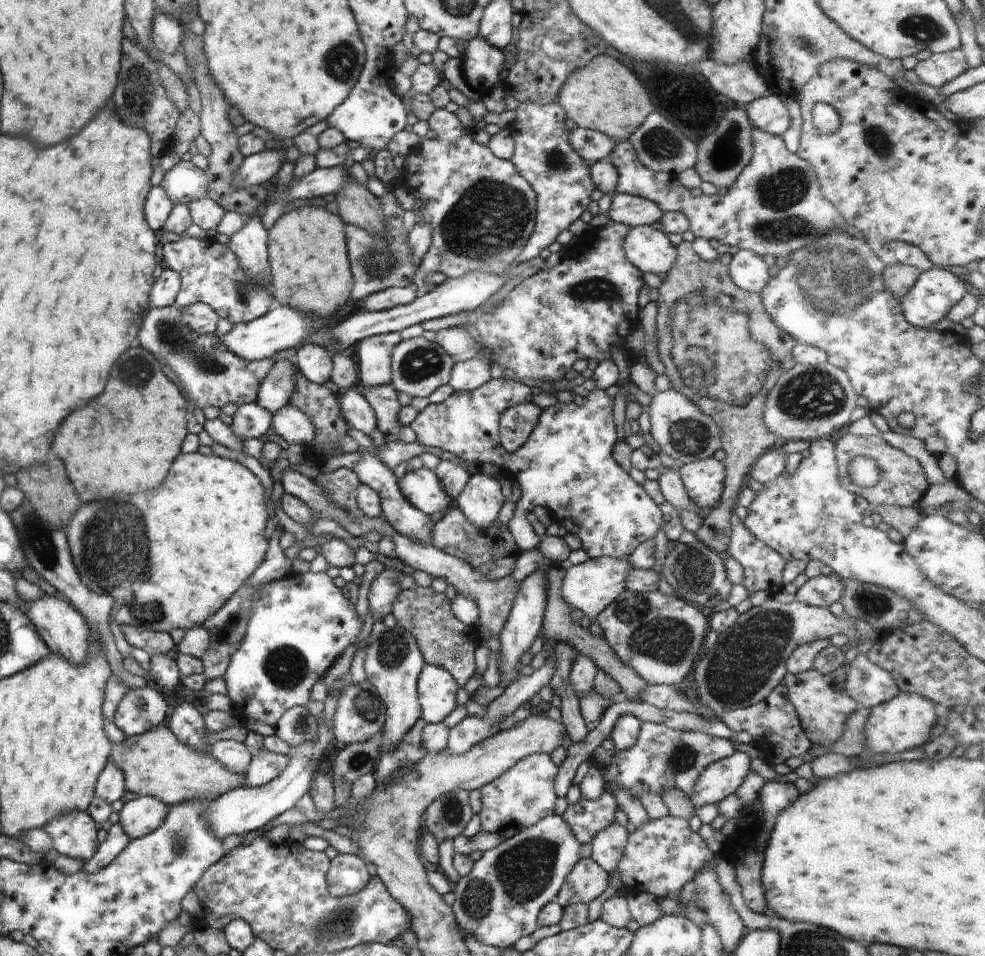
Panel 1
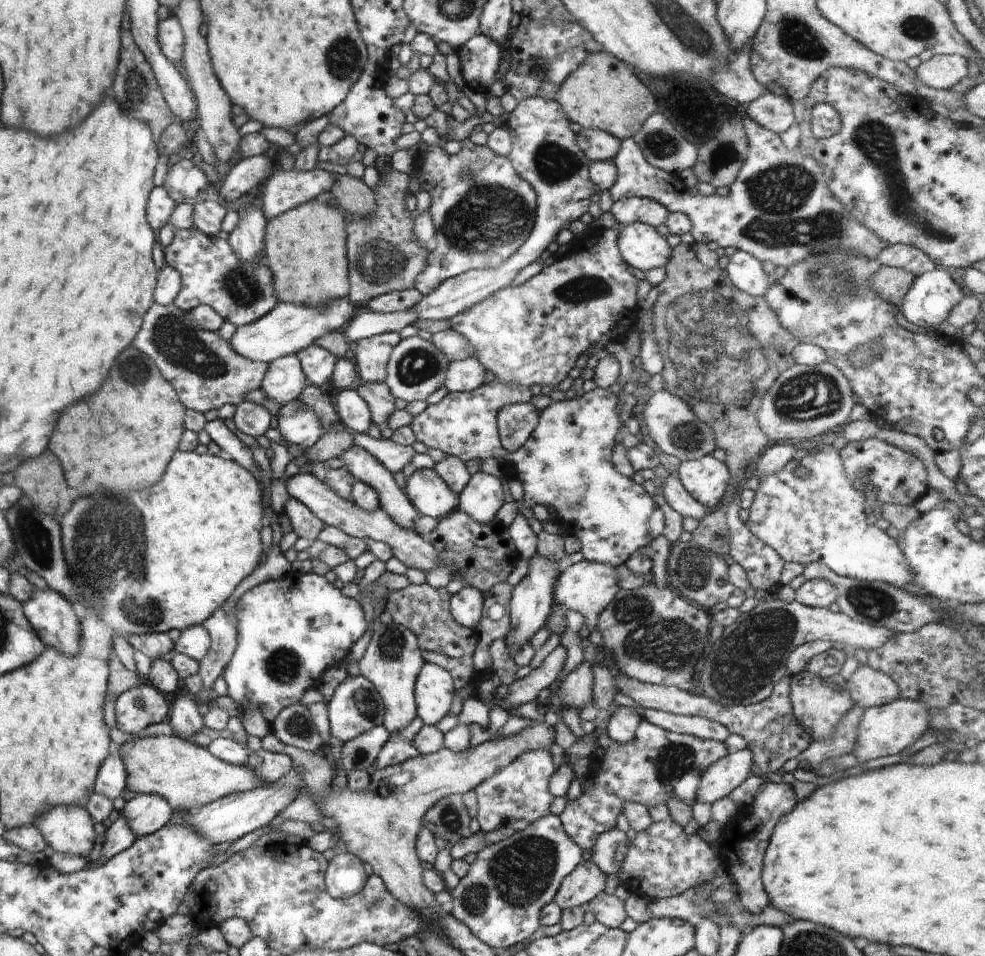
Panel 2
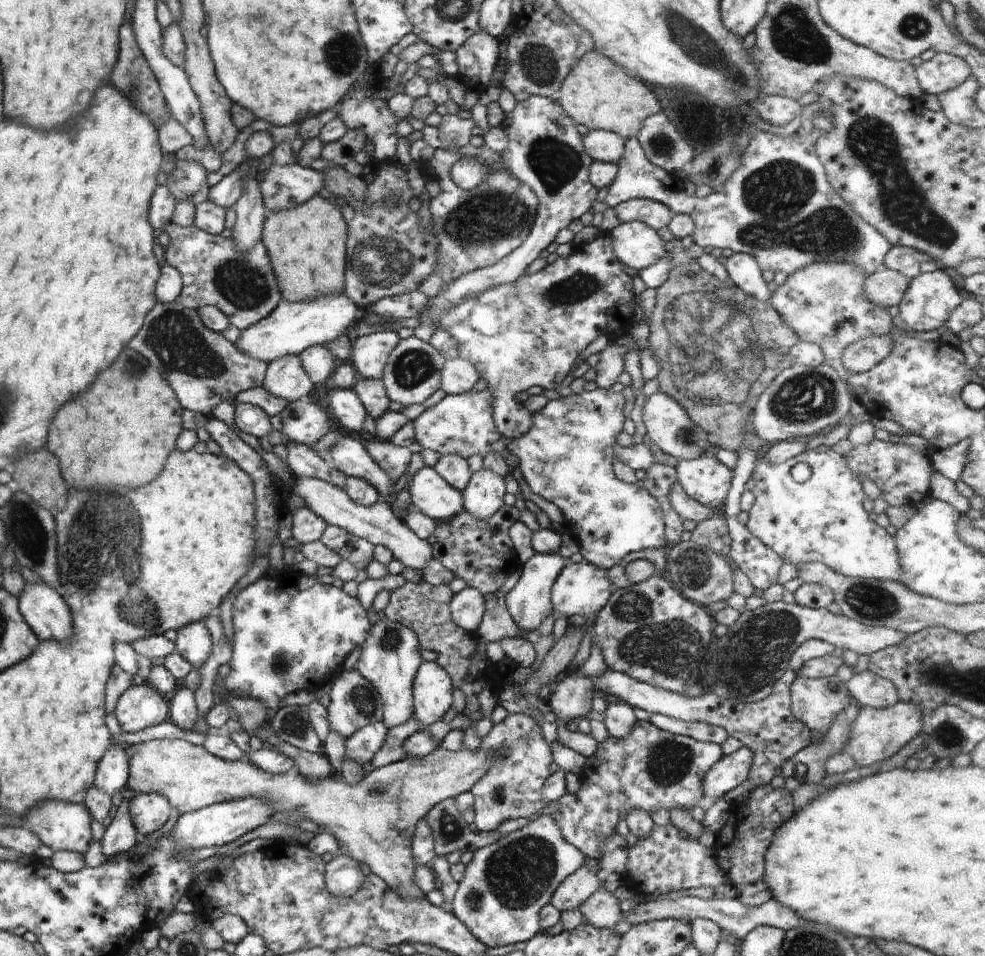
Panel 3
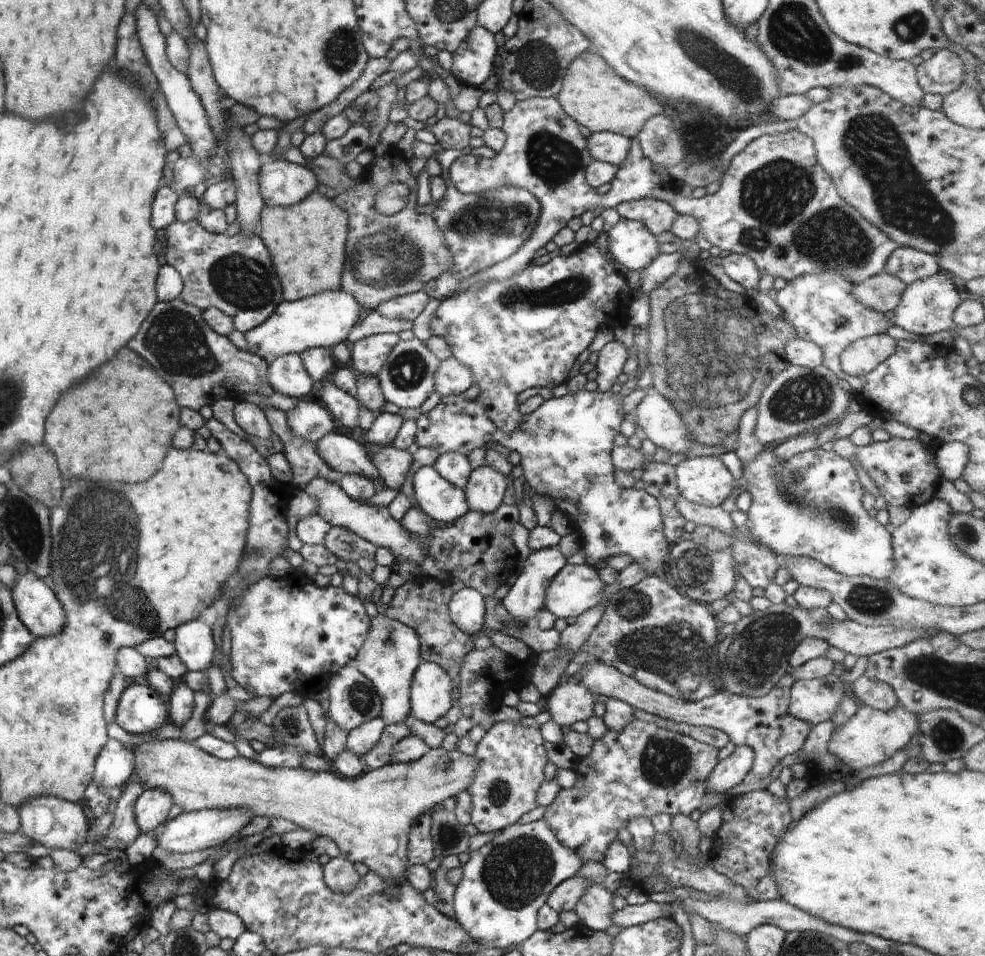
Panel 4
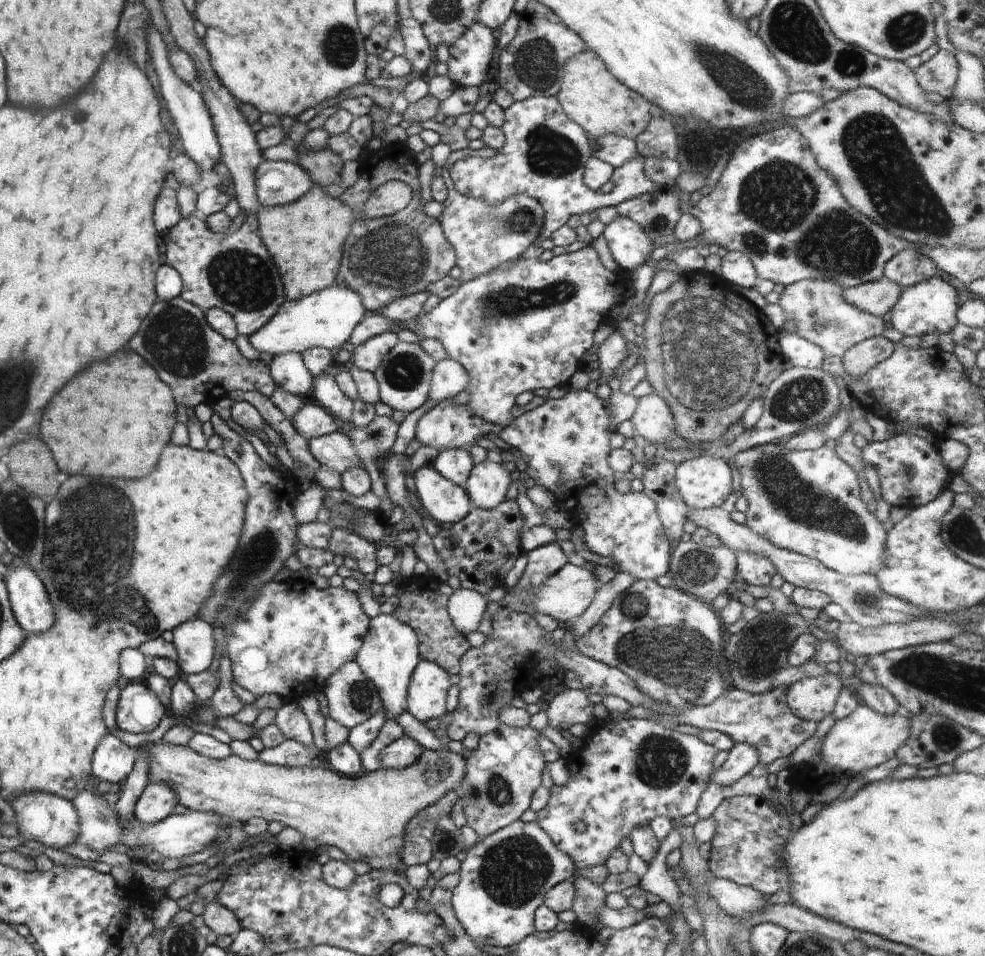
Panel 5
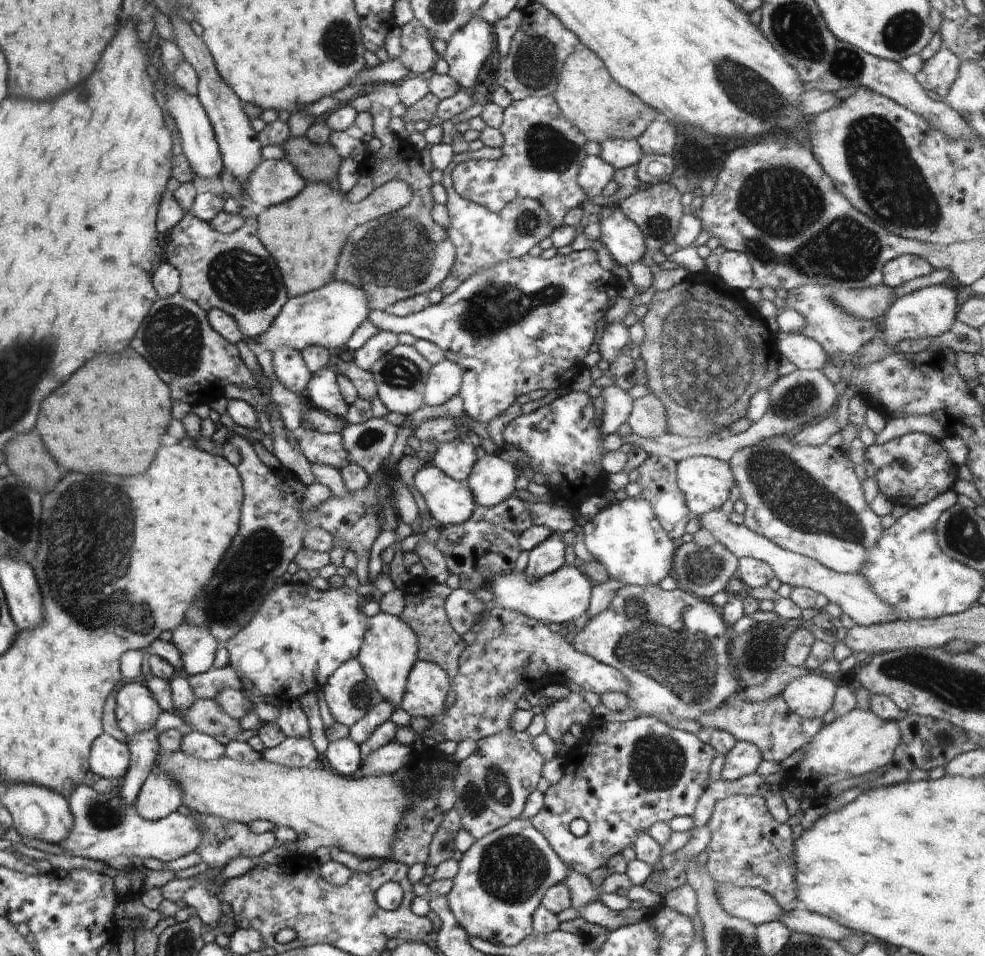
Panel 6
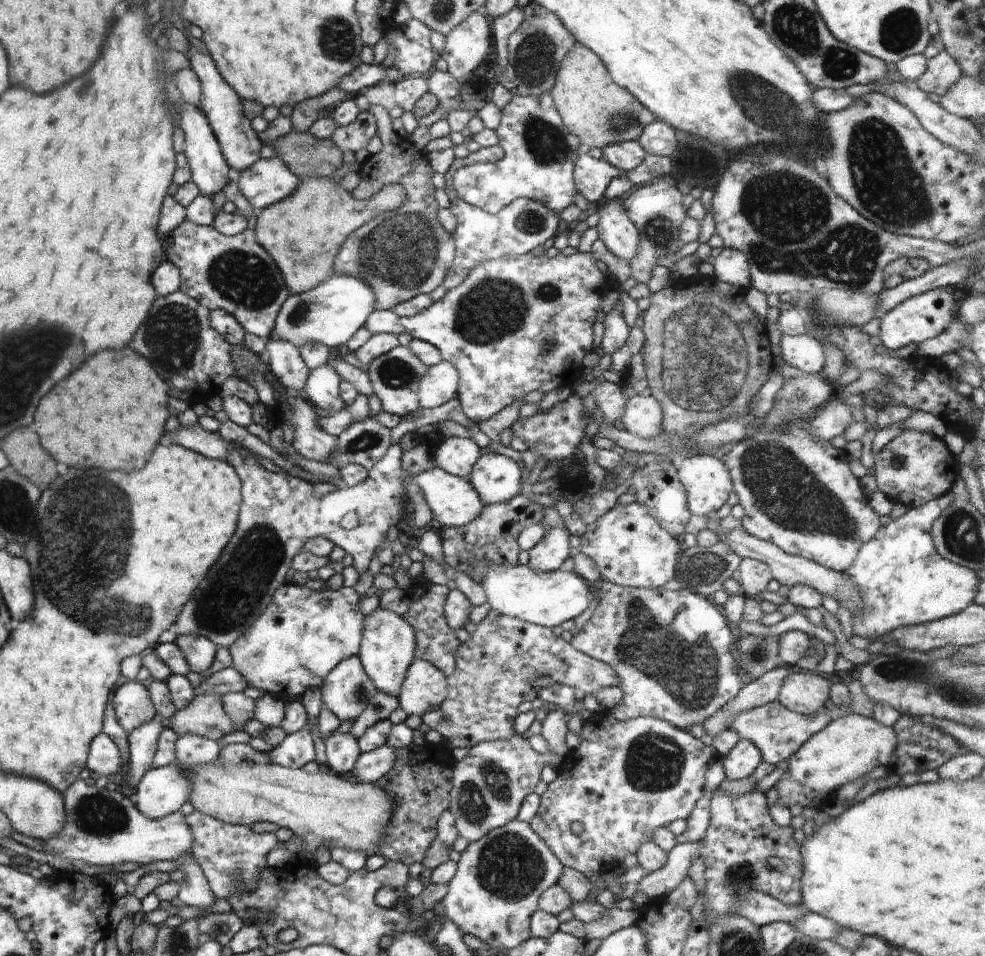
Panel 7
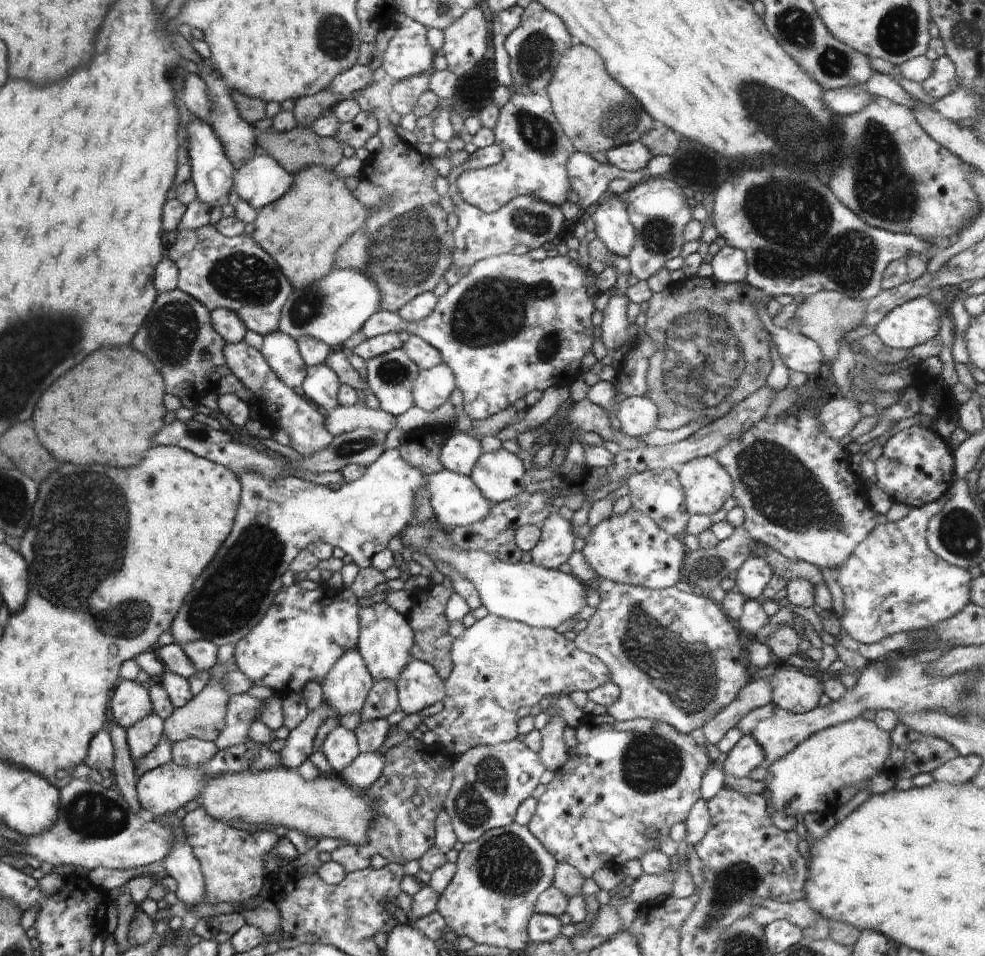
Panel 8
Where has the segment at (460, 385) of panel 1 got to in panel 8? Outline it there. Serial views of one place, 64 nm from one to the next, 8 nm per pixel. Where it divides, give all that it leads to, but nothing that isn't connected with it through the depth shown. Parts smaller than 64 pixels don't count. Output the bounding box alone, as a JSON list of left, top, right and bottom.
[413,363,456,411]

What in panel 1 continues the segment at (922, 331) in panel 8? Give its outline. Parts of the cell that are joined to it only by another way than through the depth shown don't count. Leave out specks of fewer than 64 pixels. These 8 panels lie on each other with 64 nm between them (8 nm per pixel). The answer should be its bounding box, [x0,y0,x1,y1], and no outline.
[902,266,968,328]

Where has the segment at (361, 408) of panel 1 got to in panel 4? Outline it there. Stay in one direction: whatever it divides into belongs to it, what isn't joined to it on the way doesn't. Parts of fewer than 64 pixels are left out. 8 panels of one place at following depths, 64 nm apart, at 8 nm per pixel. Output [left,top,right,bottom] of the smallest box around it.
[319,382,359,429]

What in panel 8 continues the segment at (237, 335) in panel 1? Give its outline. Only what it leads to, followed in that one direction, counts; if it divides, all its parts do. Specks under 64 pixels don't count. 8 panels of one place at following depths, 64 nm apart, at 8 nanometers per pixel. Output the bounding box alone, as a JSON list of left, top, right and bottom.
[278,267,382,348]

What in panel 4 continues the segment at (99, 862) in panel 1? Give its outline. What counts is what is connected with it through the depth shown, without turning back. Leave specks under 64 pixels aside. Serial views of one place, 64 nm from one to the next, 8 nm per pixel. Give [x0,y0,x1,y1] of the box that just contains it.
[100,777,145,853]

